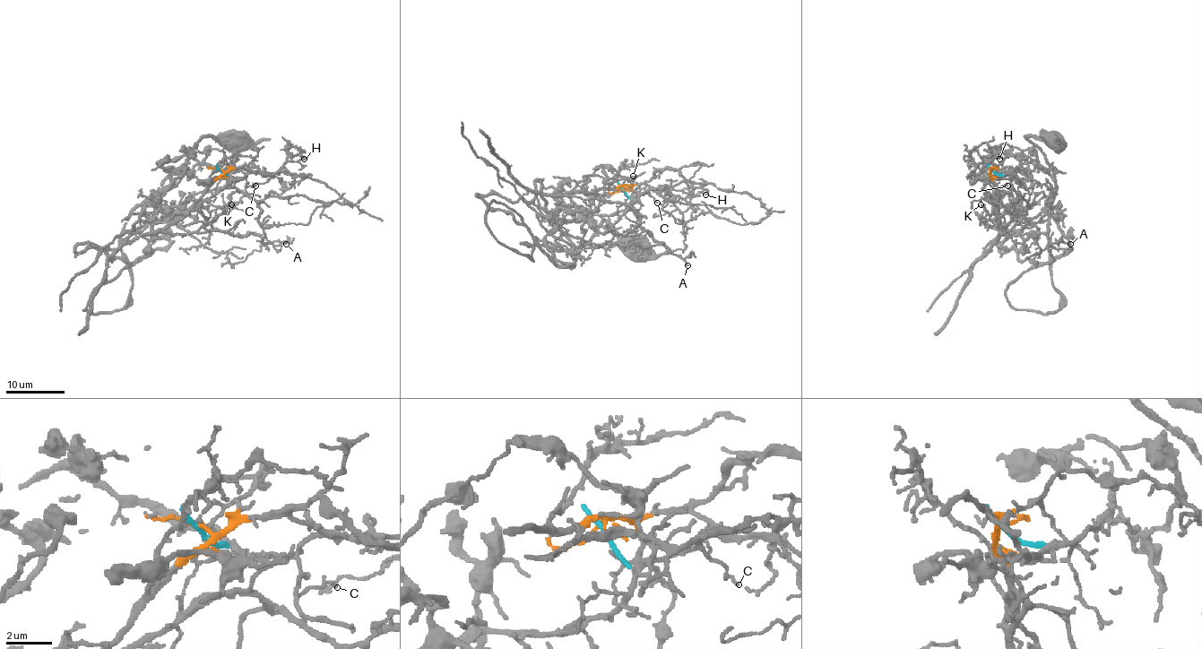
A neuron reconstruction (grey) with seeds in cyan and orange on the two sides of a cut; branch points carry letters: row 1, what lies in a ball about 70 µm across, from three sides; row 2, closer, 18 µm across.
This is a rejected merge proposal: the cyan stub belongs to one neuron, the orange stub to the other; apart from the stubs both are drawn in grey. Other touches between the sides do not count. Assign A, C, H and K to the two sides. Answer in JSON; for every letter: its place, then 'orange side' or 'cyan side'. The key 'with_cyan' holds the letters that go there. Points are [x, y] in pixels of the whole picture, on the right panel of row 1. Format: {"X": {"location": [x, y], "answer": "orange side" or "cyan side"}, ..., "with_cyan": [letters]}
{"A": {"location": [1070, 244], "answer": "orange side"}, "C": {"location": [1007, 186], "answer": "cyan side"}, "H": {"location": [999, 159], "answer": "orange side"}, "K": {"location": [981, 204], "answer": "orange side"}, "with_cyan": ["C"]}

